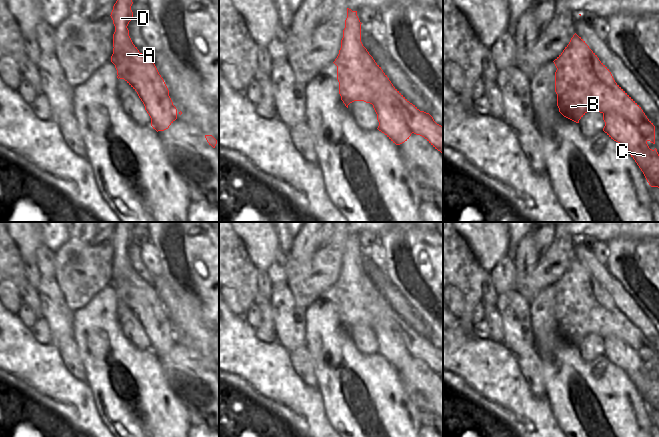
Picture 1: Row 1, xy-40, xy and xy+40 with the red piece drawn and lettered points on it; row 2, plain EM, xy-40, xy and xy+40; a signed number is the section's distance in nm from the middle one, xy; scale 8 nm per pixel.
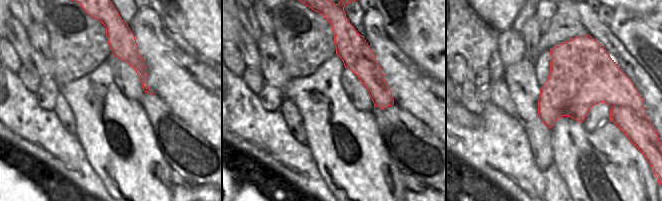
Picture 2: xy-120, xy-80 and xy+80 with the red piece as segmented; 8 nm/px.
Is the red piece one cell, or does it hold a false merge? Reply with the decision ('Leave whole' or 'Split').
Split

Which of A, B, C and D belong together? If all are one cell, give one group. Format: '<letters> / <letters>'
A B D / C

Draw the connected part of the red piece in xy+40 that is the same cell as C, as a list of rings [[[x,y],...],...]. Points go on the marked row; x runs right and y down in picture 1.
[[[603,113],[603,131],[620,143],[635,160],[651,187],[659,188],[659,154],[650,149],[647,138],[631,121],[616,113]]]

